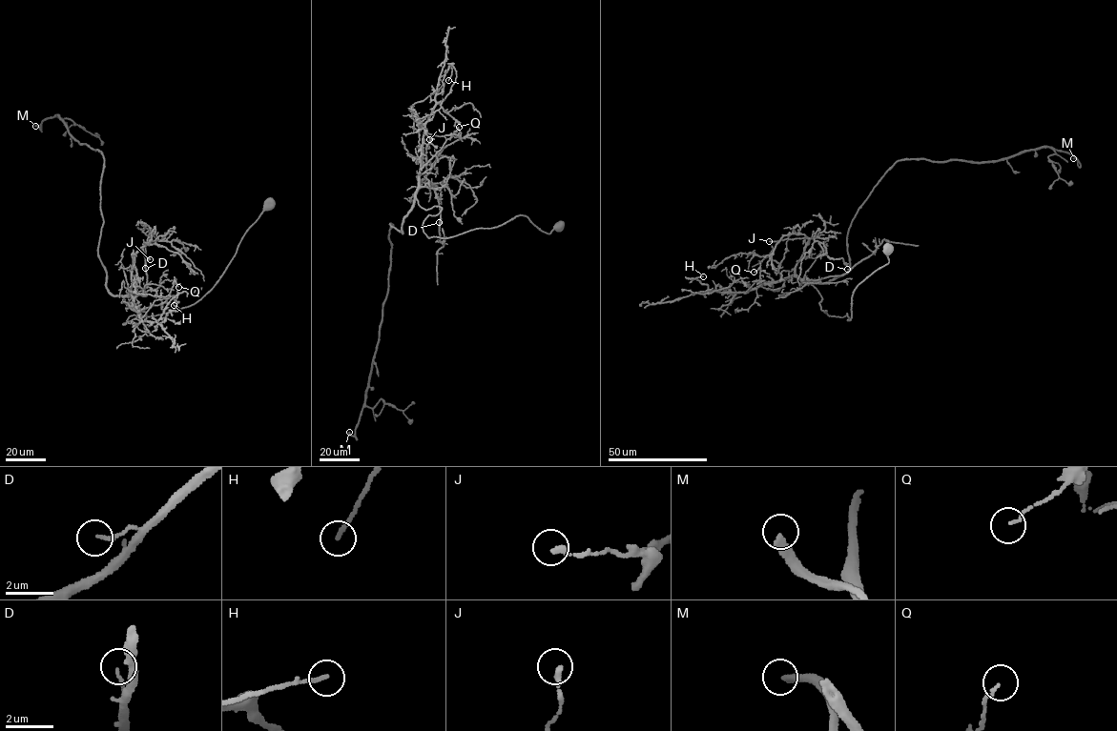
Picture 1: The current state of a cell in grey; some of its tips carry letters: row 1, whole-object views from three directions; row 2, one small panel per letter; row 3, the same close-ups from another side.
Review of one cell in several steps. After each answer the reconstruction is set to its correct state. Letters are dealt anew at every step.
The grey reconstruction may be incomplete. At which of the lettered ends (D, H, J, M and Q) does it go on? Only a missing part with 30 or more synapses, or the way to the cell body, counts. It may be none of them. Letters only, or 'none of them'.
M

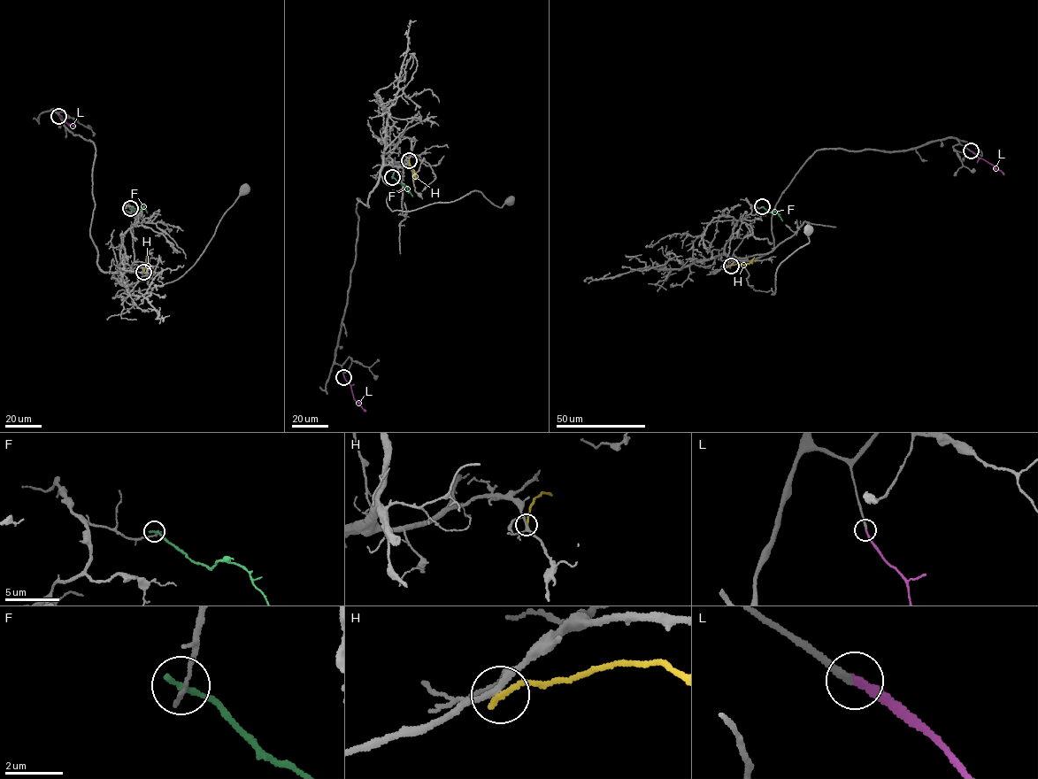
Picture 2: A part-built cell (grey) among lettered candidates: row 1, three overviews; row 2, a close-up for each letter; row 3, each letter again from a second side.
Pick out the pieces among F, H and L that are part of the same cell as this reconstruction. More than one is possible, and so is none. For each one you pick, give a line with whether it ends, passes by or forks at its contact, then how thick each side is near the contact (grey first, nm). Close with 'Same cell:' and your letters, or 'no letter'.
L: it ends; calibres 260 and 240 nm
Same cell: L

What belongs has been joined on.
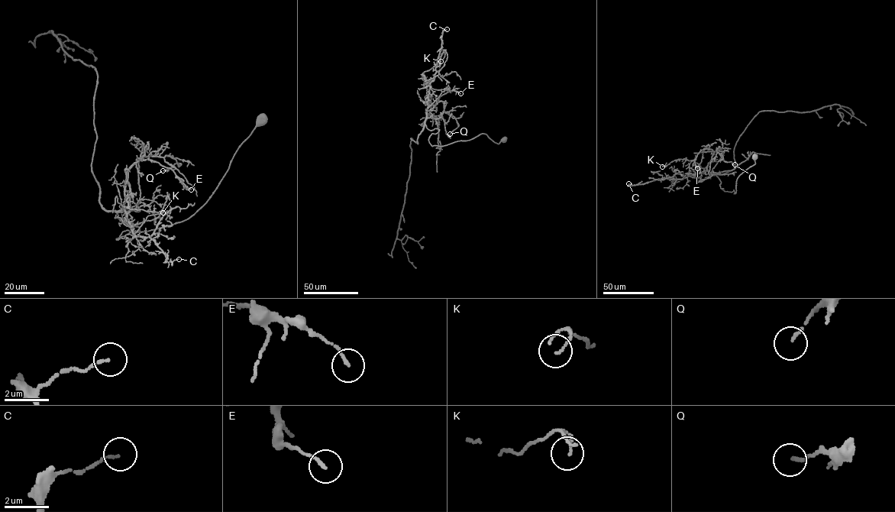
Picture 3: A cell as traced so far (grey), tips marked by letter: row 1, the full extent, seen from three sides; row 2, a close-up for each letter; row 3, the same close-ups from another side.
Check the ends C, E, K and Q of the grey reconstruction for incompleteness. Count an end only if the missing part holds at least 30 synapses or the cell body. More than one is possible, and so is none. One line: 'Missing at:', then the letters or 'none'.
Missing at: none

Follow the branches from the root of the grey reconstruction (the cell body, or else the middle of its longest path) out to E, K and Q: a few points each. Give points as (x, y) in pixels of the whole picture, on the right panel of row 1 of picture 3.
E: (755, 156), (755, 163), (738, 177), (735, 193), (722, 189), (707, 170), (712, 149), (698, 153), (697, 168)
K: (755, 156), (735, 193), (693, 160), (662, 166)
Q: (755, 156), (755, 163), (738, 177), (735, 193), (722, 189), (707, 169), (718, 150), (735, 164)

